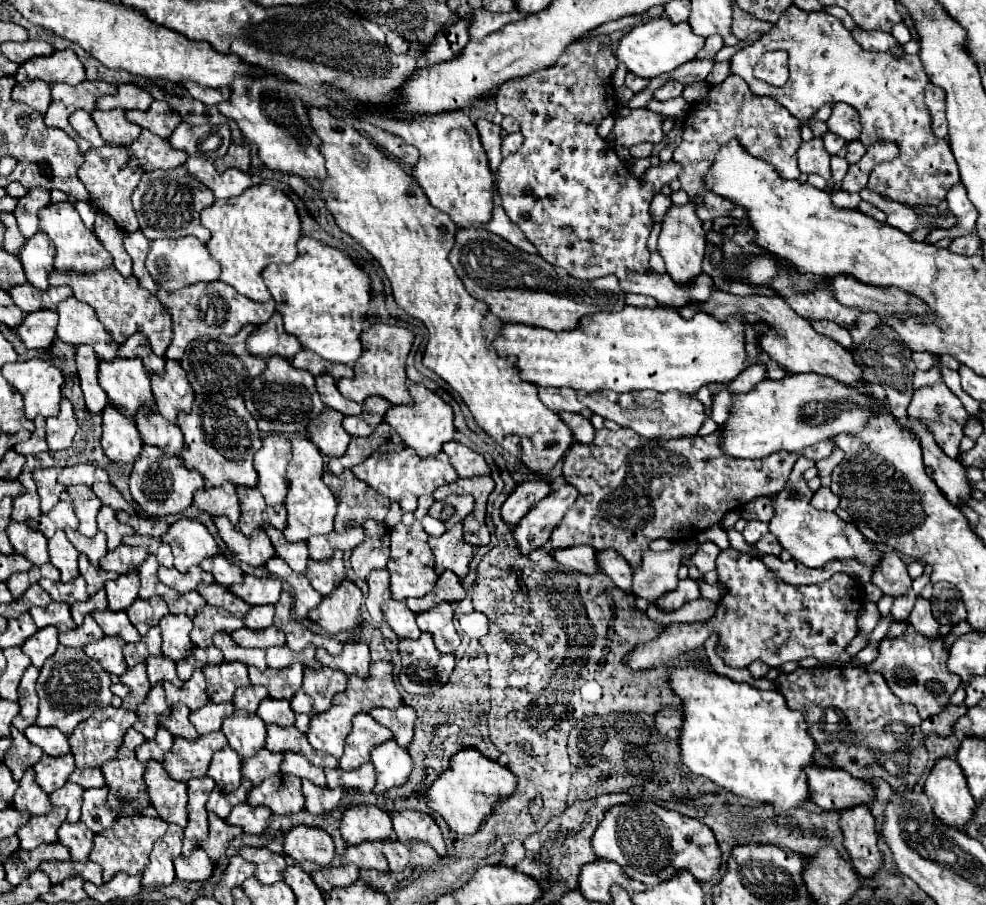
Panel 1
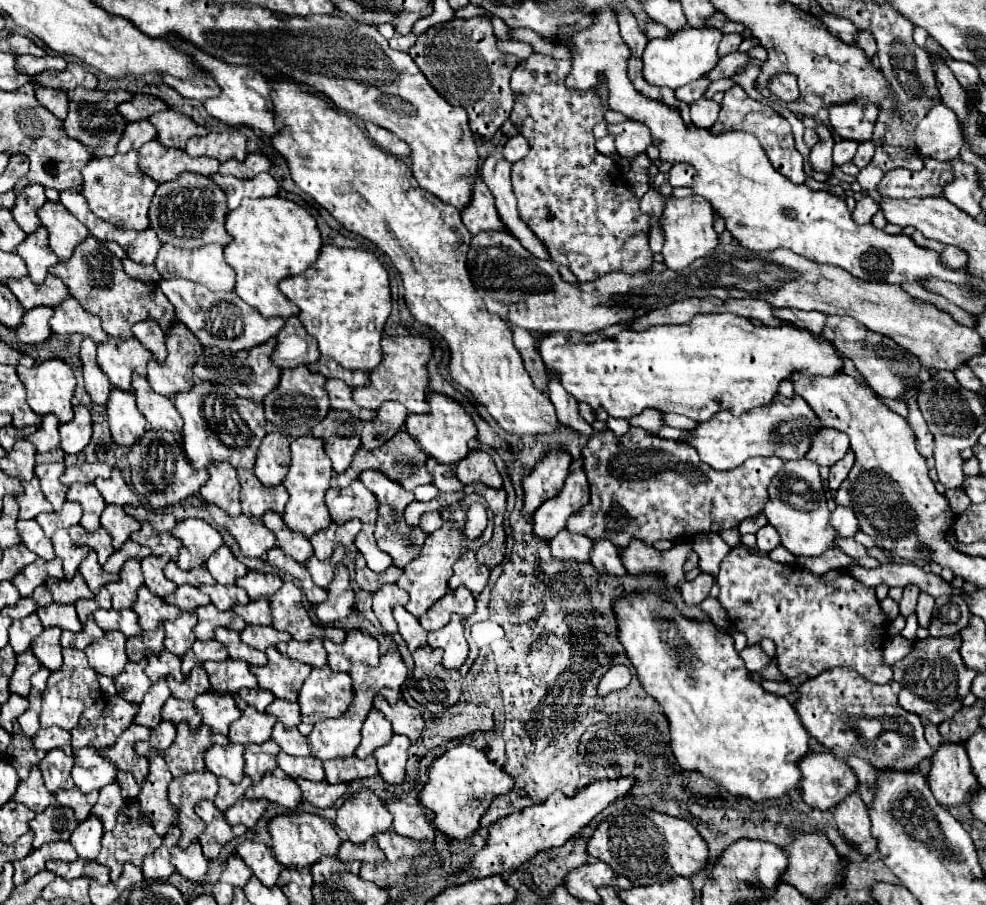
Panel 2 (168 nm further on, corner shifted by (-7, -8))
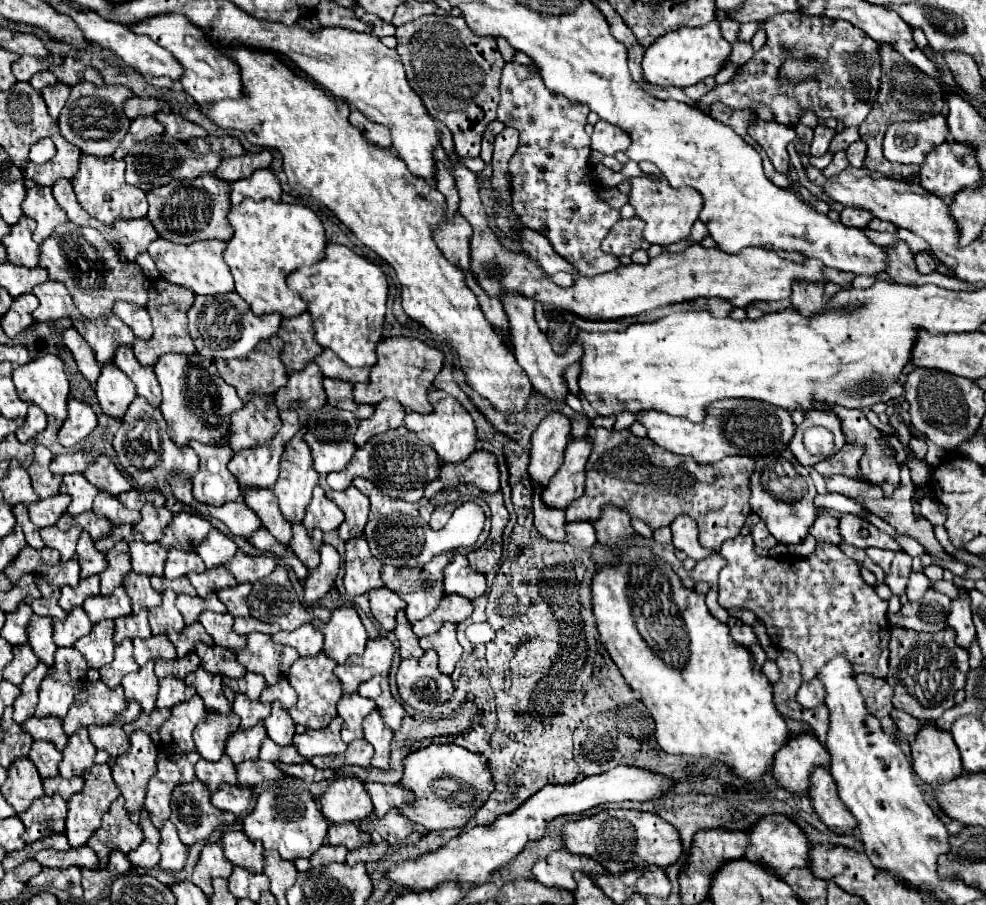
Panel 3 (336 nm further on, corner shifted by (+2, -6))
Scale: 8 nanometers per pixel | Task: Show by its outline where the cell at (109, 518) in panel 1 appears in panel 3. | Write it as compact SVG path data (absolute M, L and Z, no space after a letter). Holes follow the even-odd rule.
M98 492L94 498L94 512L98 516L108 518L114 526L118 524L136 524L140 520L140 512L138 510L128 510L124 508L116 496L110 496L108 492Z

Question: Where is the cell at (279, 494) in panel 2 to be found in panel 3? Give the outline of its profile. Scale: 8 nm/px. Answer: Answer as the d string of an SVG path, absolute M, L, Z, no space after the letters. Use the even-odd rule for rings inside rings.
M294 410L280 412L282 428L268 444L258 444L254 448L234 454L228 468L236 476L242 488L272 488L278 476L278 464L286 442L300 430L298 414Z

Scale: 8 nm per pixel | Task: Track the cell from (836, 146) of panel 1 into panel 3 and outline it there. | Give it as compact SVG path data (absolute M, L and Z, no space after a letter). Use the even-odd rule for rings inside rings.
M850 126L850 128L844 128L840 130L834 138L832 138L832 144L830 144L830 152L838 152L838 150L846 150L852 142L856 142L860 136L858 136L858 128L856 126Z

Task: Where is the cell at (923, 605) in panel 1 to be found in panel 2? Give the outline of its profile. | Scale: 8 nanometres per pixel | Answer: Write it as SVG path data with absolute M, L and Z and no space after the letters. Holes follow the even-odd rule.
M921 592L919 594L919 602L917 602L917 620L921 628L929 628L931 626L931 616L933 616L933 608L935 608L935 598Z

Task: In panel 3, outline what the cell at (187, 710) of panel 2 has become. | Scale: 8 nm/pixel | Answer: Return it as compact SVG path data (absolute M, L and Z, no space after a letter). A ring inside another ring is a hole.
M166 676L160 680L160 692L156 698L158 708L172 708L188 698L188 686L184 680L178 680L174 676Z

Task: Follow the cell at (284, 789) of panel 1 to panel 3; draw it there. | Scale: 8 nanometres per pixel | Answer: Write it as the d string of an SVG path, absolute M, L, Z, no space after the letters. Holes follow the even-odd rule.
M246 760L236 766L238 774L238 784L240 786L256 786L262 782L272 782L280 780L284 774L274 762L264 762L264 760Z

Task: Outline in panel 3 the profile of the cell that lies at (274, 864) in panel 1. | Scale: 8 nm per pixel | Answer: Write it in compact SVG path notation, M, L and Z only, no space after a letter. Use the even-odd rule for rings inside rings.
M224 830L220 838L224 856L232 860L234 866L248 868L250 872L262 872L264 860L262 860L262 846L250 842L244 832L240 830Z

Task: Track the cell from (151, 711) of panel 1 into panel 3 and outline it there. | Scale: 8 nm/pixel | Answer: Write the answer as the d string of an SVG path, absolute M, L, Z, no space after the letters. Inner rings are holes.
M150 660L138 672L124 676L122 688L126 692L126 700L136 700L142 706L142 712L152 712L156 694L158 694L158 678L154 674L154 662Z

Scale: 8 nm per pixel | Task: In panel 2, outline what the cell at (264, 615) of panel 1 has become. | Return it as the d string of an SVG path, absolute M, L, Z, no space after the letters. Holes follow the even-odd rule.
M249 602L249 606L235 606L233 610L251 626L271 626L271 606L269 602Z

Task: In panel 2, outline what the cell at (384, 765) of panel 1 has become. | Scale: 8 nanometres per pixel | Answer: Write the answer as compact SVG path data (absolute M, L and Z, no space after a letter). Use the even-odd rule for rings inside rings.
M395 734L393 742L389 742L389 746L377 748L375 750L375 758L377 758L377 766L379 766L379 774L387 784L403 784L405 782L405 762L409 758L409 738Z

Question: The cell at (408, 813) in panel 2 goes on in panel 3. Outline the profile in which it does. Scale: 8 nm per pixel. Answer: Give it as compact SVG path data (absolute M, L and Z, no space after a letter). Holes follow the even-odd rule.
M366 782L364 788L368 790L372 802L374 802L374 814L384 816L390 808L400 808L400 804L412 802L414 796L404 788L402 784L378 784L378 782Z

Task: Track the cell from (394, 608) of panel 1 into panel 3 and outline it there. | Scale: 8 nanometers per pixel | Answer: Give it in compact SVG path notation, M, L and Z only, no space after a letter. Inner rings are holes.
M398 612L398 616L396 616L394 634L396 634L396 640L398 640L400 658L414 658L414 660L422 658L424 650L418 646L418 636L412 632L412 624L408 622L404 612Z

